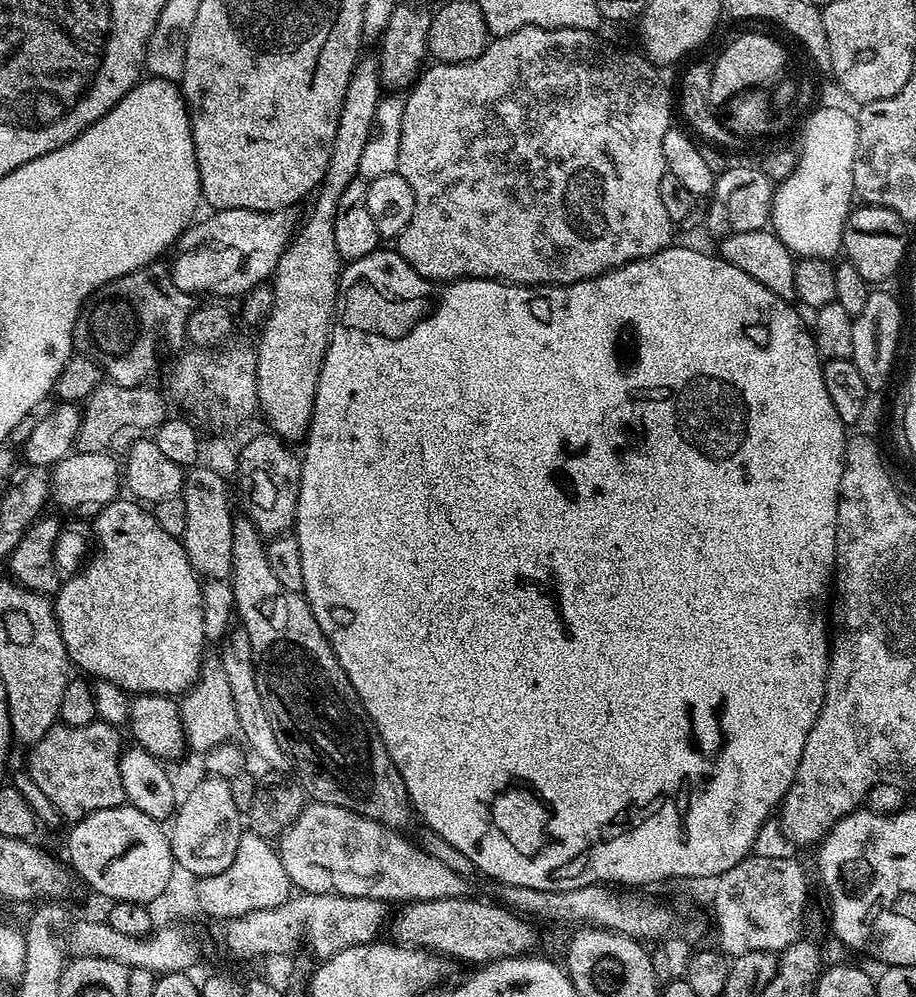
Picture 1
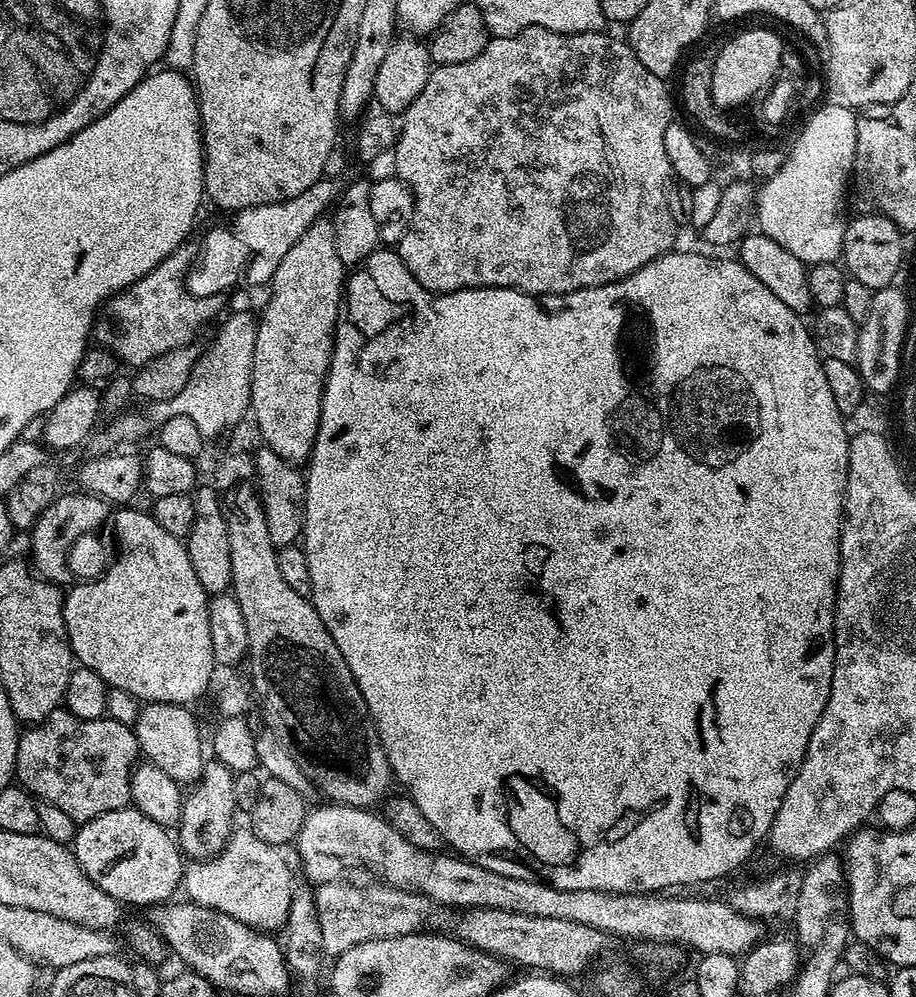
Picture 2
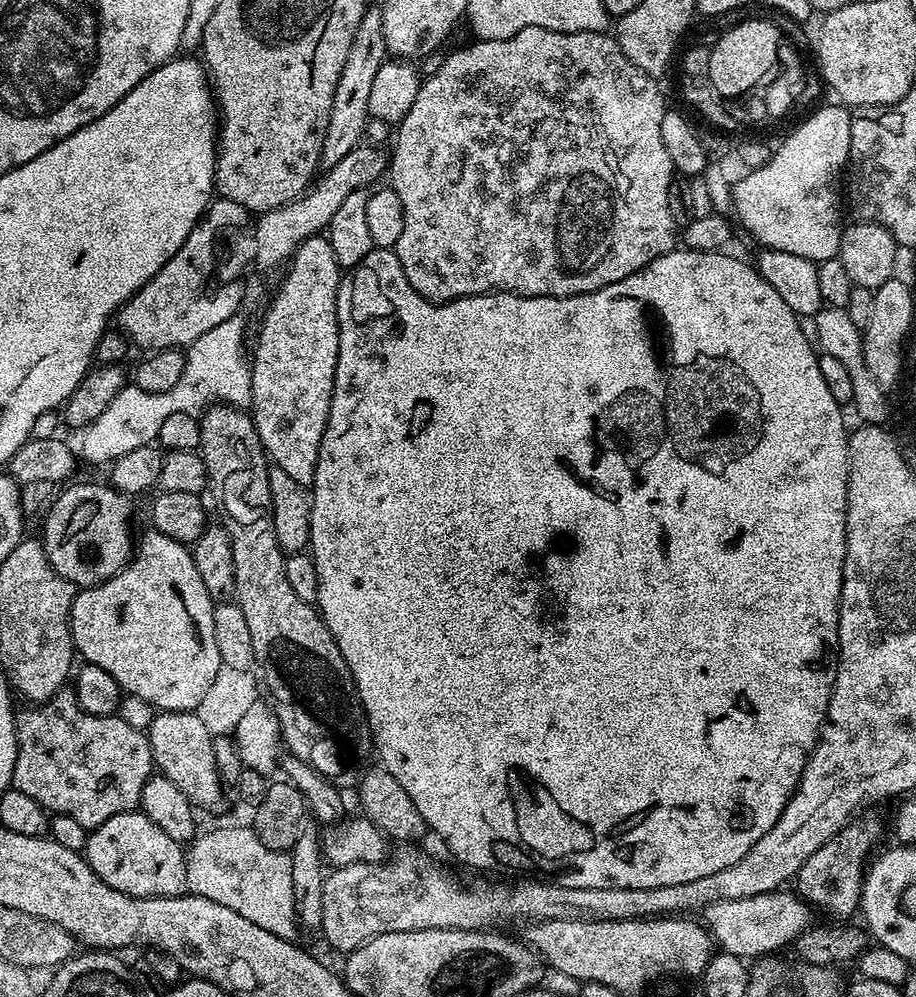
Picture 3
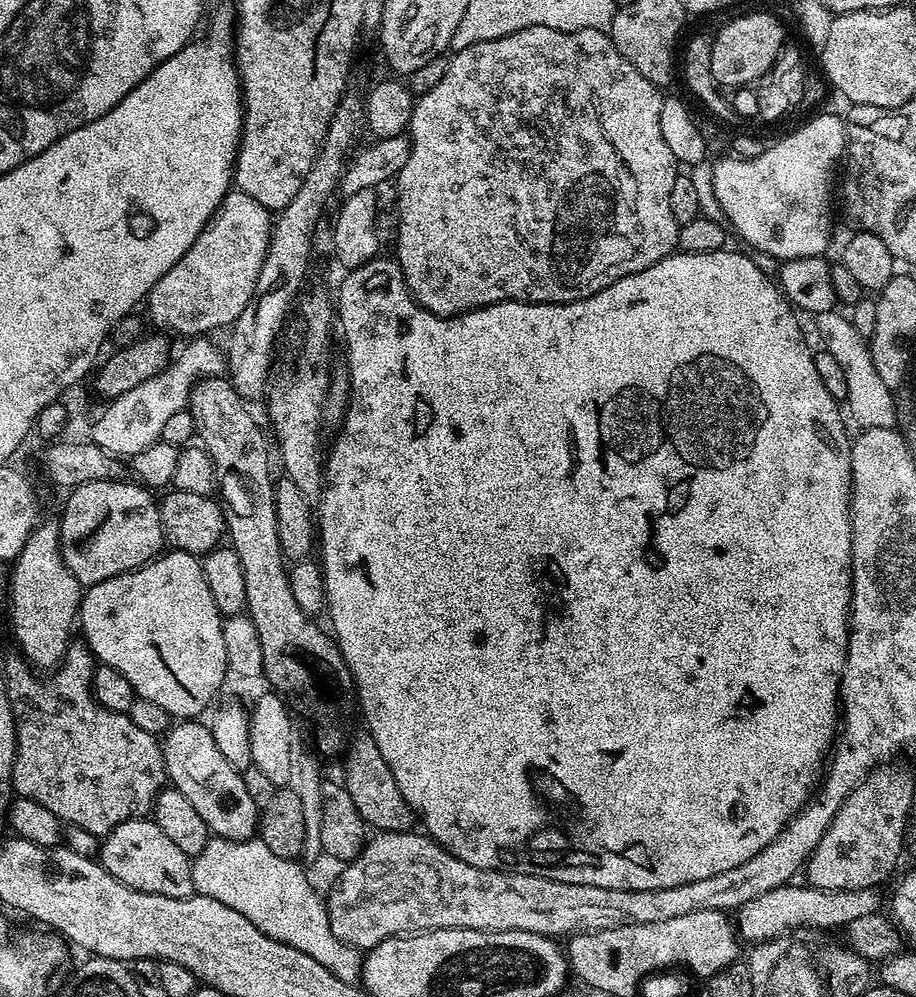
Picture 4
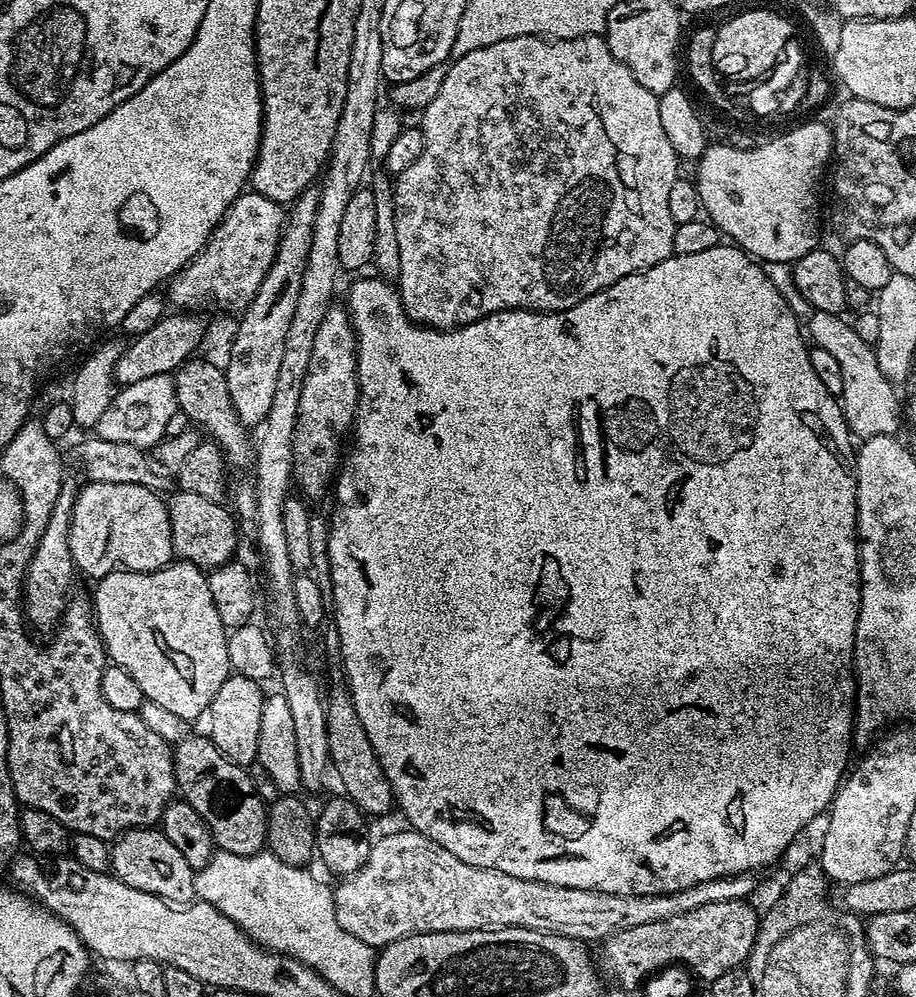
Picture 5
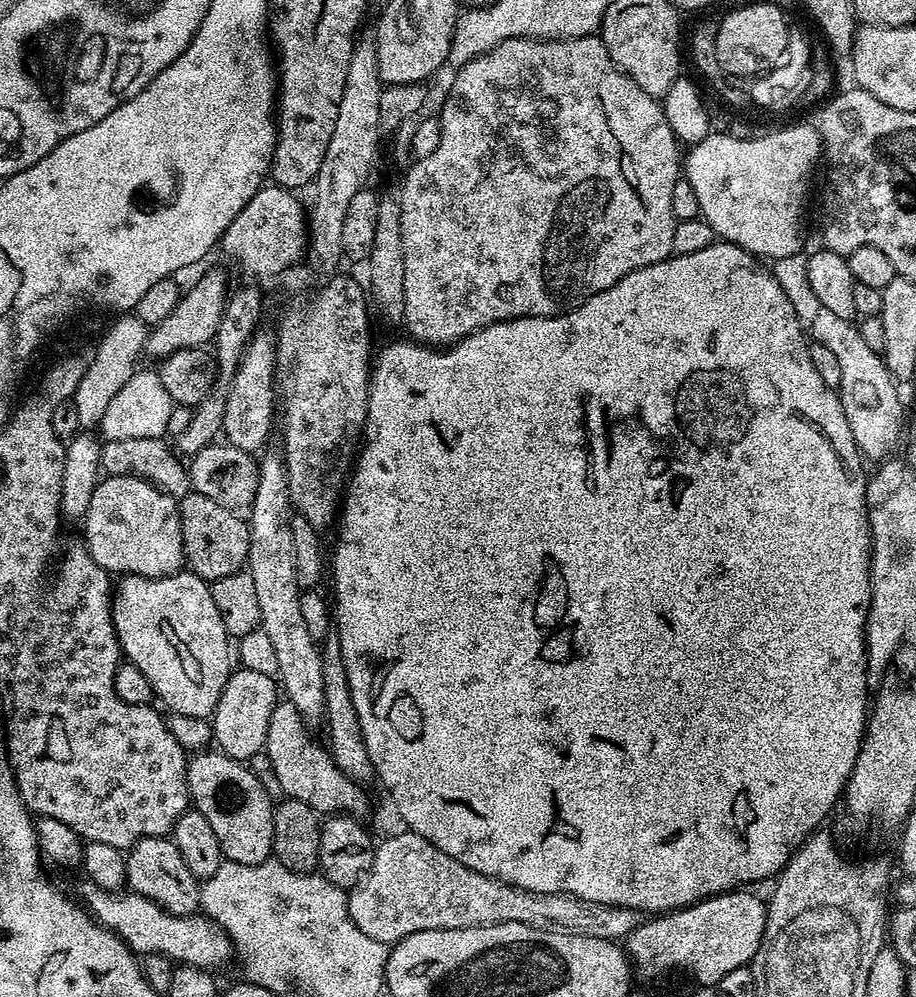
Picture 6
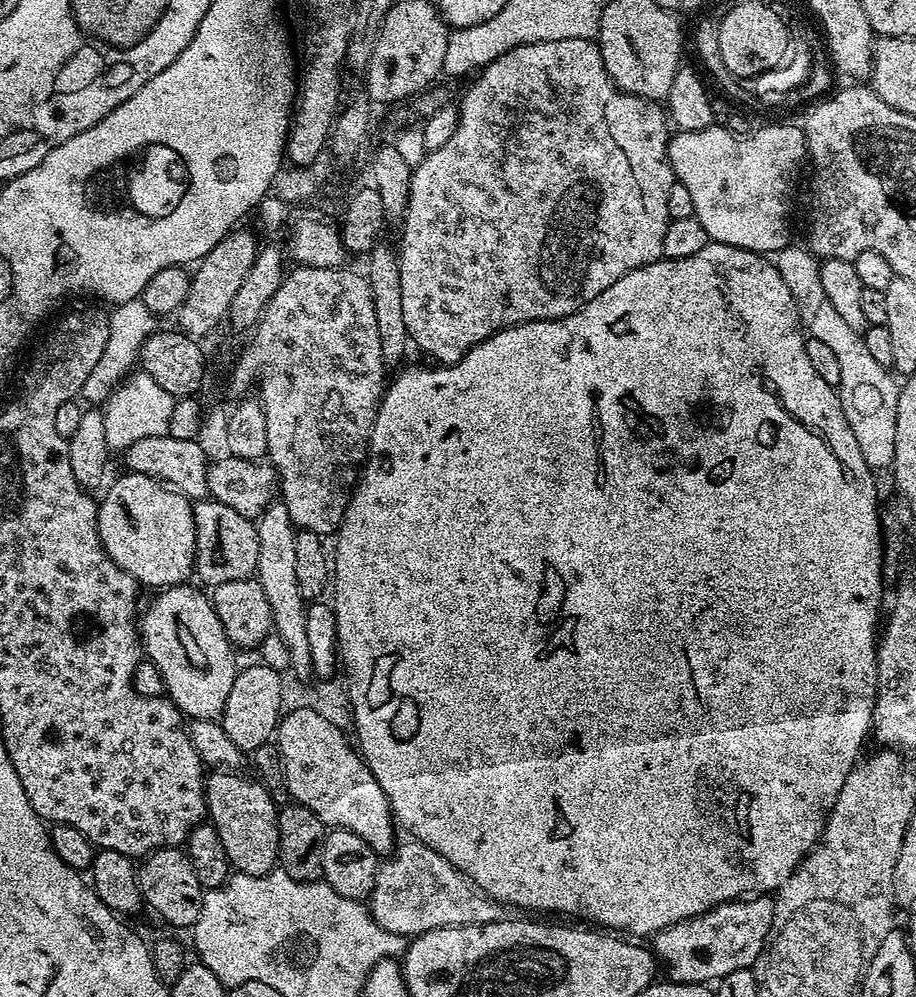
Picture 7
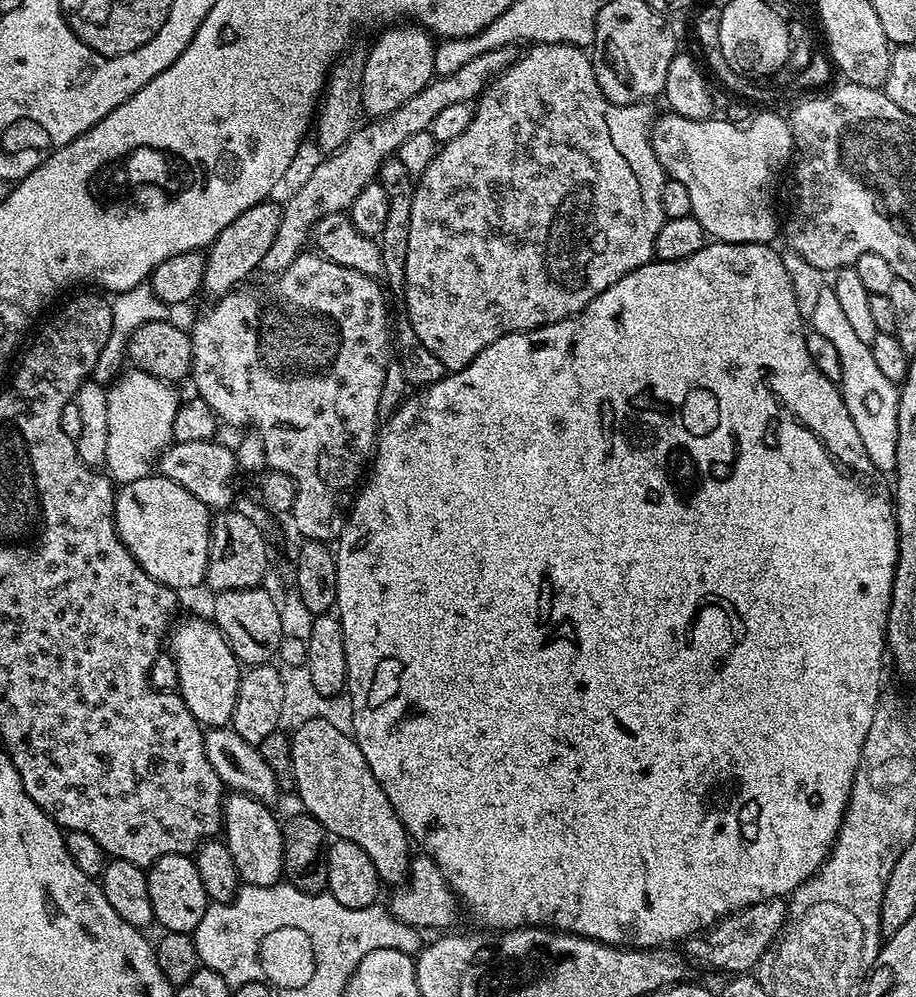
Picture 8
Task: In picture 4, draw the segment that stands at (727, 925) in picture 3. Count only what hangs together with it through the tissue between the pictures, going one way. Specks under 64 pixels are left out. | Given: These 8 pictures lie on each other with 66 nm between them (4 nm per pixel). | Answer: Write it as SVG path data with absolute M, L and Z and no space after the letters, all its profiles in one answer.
M789 882L781 888L770 890L738 909L734 923L741 941L772 942L776 940L775 936L784 936L795 928L839 928L840 930L854 919L879 913L882 908L879 891L876 888L822 890L796 883Z

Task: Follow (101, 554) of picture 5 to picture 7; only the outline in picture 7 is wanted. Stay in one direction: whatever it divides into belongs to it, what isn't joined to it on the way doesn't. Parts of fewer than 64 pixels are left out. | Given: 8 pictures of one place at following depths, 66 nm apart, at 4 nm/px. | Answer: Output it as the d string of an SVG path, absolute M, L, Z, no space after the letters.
M125 471L108 488L104 500L99 501L96 521L100 541L106 554L126 574L130 574L145 589L163 590L174 584L183 584L193 575L196 566L196 523L192 513L193 501L168 485L137 472Z

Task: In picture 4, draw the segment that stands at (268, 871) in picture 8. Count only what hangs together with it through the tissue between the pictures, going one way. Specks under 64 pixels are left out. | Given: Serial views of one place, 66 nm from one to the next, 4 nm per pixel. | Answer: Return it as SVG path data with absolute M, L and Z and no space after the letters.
M184 718L173 723L162 737L164 753L164 774L170 781L171 787L177 788L198 810L202 822L206 822L209 833L221 840L250 840L257 835L260 823L260 813L250 798L250 790L246 790L243 775L226 758L222 758L222 750L218 750L218 742L214 742L214 734L207 723L199 724L196 718Z

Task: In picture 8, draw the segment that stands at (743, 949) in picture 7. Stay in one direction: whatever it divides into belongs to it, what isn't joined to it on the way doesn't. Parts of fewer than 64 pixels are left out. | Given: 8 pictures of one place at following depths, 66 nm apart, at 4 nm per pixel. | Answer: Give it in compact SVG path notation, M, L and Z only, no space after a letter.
M780 898L775 900L763 900L757 904L746 906L737 912L731 912L730 915L725 916L724 919L717 920L711 928L697 935L688 937L686 941L686 955L693 965L699 966L699 964L701 964L702 967L713 968L716 972L732 972L728 974L751 973L756 965L760 963L764 951L776 941L776 937L779 936L782 926L784 925L784 919L787 913L787 903Z

